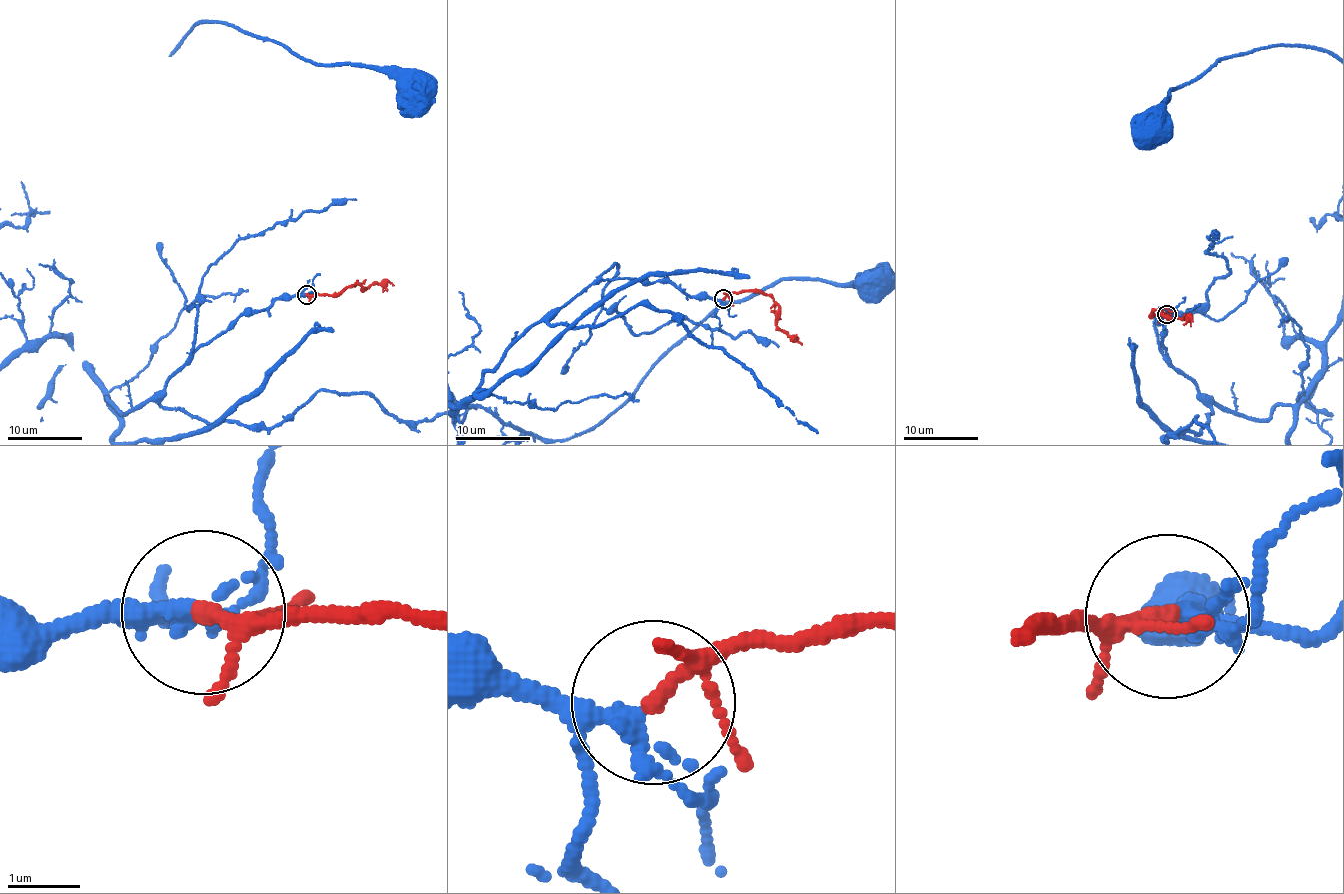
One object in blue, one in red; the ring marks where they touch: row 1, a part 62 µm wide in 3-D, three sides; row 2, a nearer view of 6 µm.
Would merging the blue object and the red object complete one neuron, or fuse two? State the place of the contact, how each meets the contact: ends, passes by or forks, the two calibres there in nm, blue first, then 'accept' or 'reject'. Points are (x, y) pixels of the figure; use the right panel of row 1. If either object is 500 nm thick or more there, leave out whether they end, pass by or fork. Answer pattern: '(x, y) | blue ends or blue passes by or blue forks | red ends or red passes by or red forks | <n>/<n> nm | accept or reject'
(1166, 314) | blue forks | red forks | 190/140 nm | accept

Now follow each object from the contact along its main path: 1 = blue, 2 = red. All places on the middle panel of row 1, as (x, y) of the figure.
1: (723, 299), (593, 281), (451, 415), (481, 406), (543, 439), (572, 438), (725, 303), (784, 279), (872, 282)
2: (723, 299), (734, 292), (762, 291), (779, 307), (776, 324), (802, 345)

